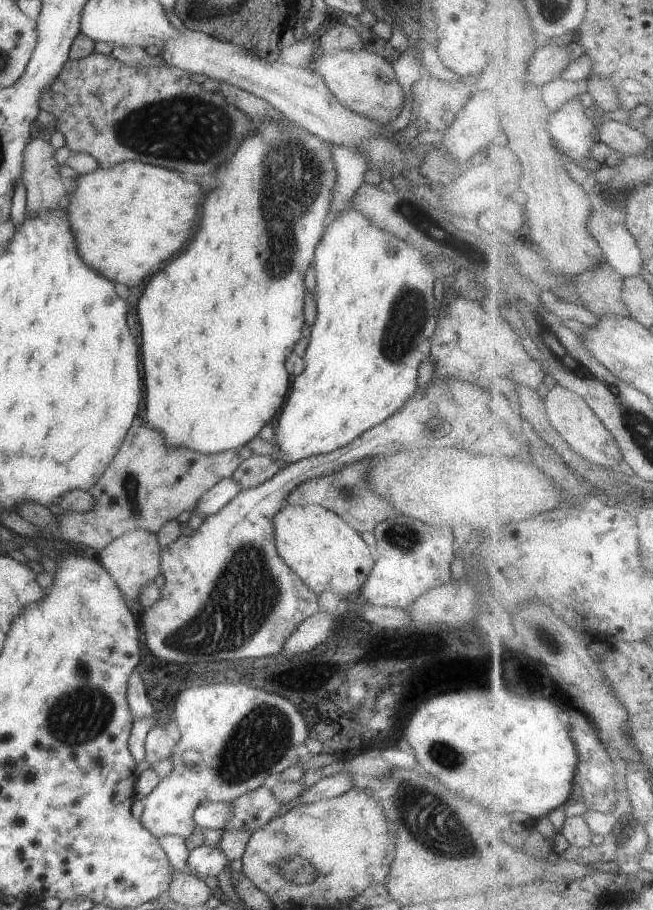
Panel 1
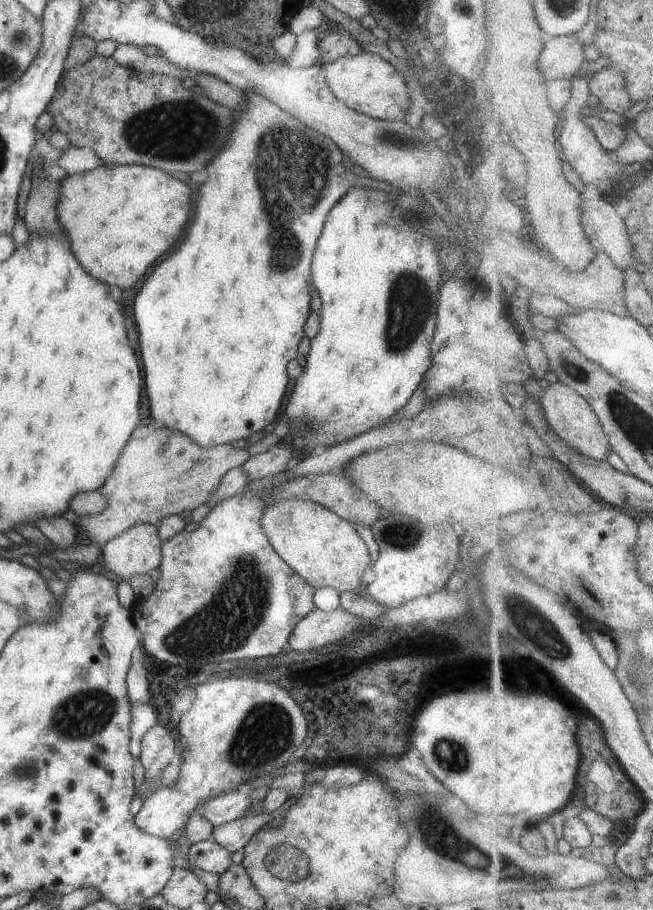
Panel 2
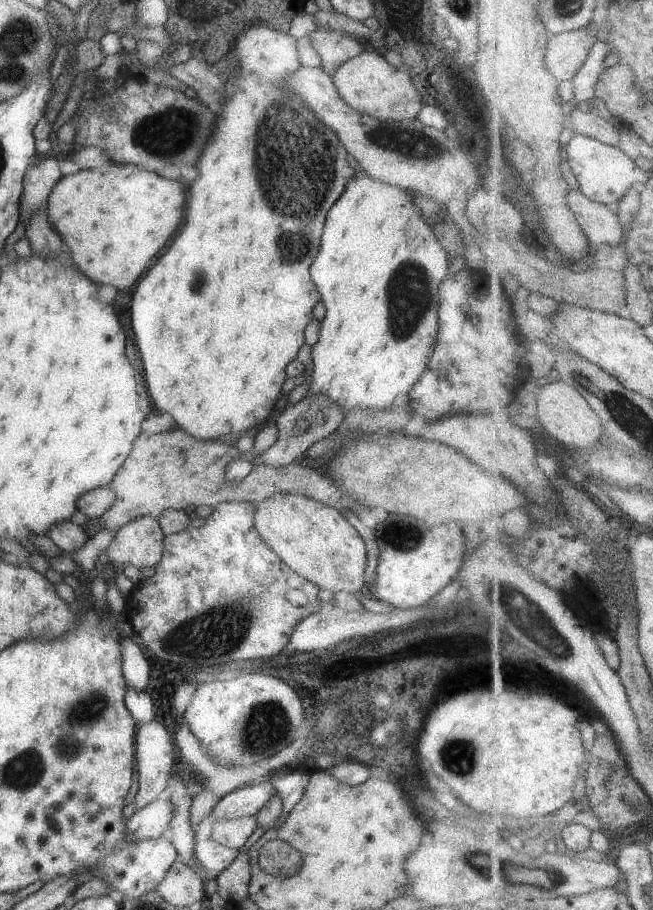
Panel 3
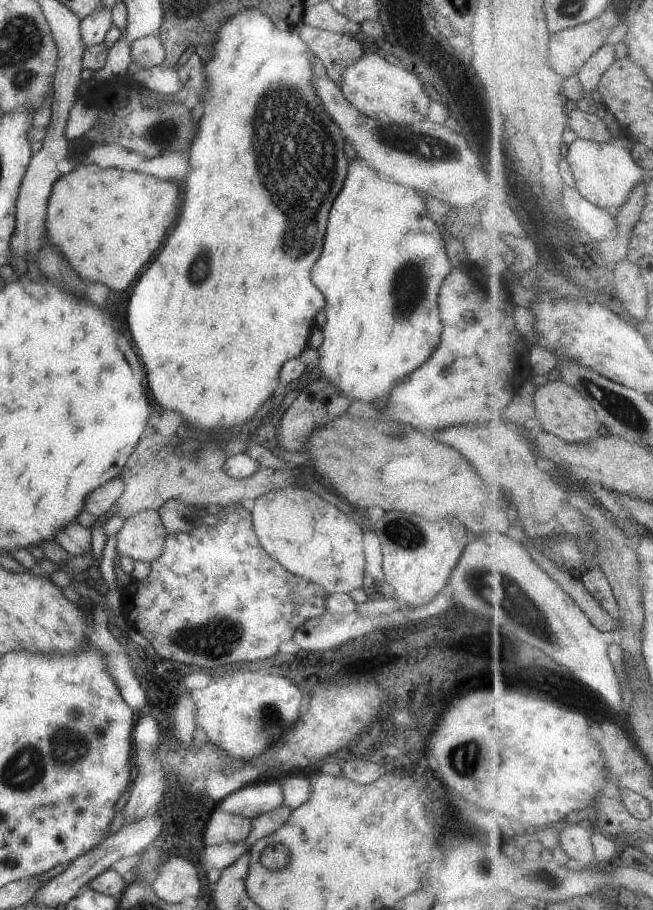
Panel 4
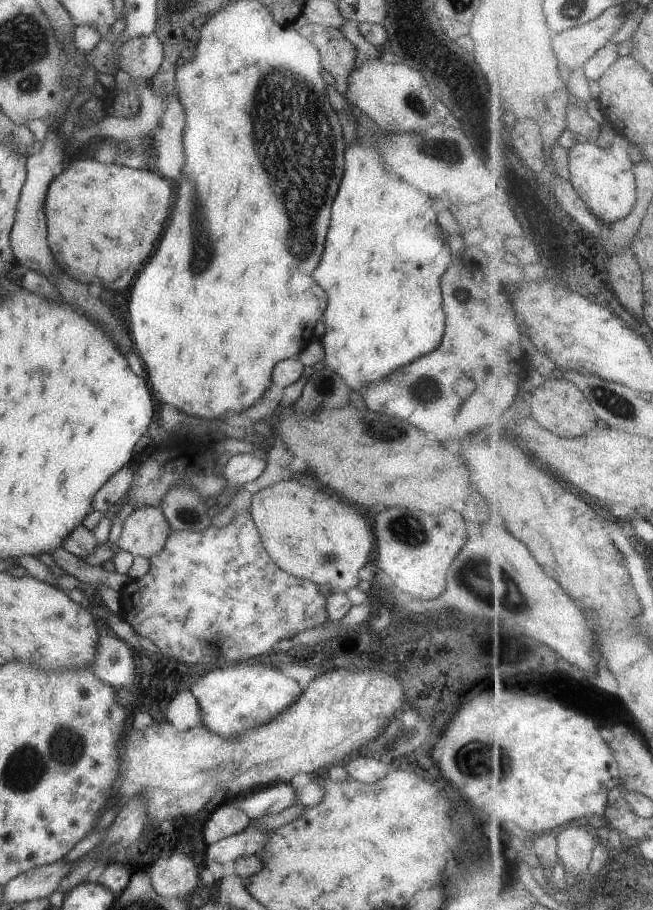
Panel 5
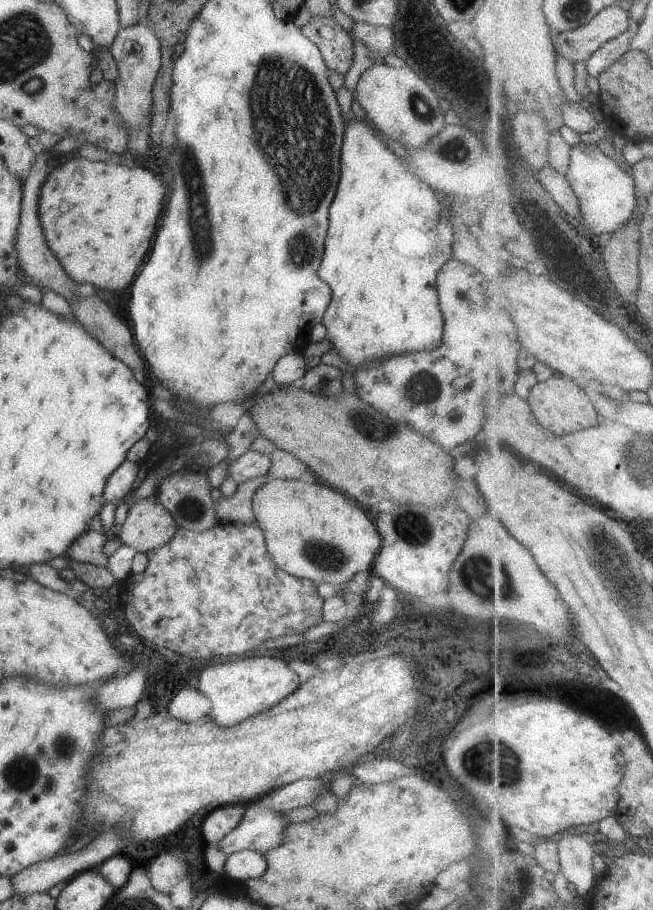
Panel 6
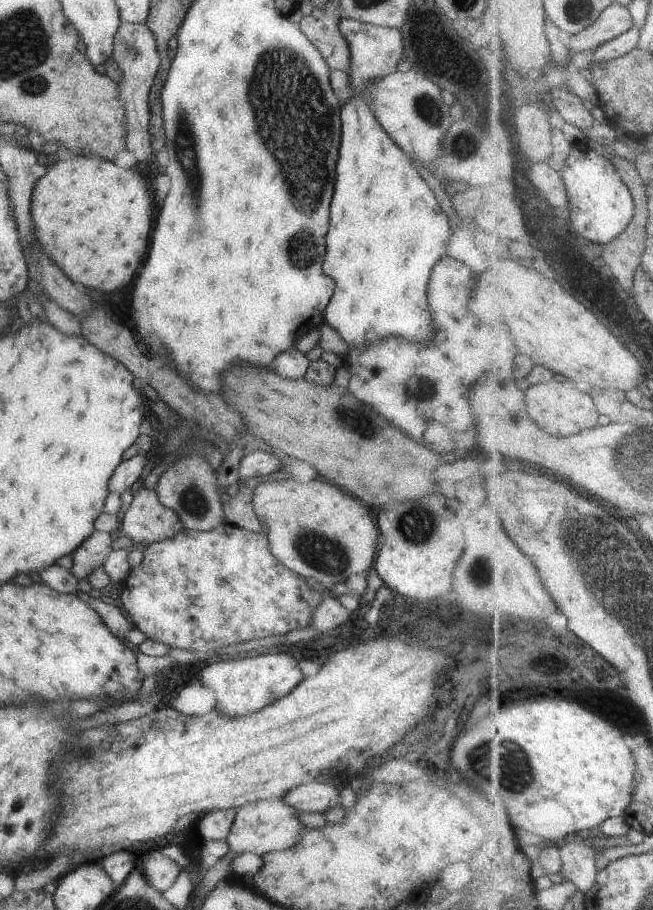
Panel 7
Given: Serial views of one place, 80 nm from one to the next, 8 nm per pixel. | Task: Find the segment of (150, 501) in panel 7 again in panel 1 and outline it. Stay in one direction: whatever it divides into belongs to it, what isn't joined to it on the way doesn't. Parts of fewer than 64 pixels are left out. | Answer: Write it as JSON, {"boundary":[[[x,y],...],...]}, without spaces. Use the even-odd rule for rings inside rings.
{"boundary":[[[133,529],[109,541],[97,551],[98,562],[113,579],[123,598],[135,602],[131,604],[130,609],[133,616],[139,616],[143,610],[136,600],[138,590],[145,583],[153,581],[153,578],[160,572],[160,549],[156,535],[143,529]]]}

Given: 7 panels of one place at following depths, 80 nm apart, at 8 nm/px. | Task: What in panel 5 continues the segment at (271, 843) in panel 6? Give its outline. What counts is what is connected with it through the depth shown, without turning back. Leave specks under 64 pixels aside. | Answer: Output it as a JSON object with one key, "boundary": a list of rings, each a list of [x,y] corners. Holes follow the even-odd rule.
{"boundary":[[[250,819],[249,824],[245,825],[245,828],[242,828],[241,832],[230,834],[229,836],[208,845],[205,849],[205,860],[215,860],[227,868],[231,862],[234,862],[234,858],[256,853],[266,843],[268,834],[265,829],[254,827],[251,824],[251,820],[255,819]]]}

